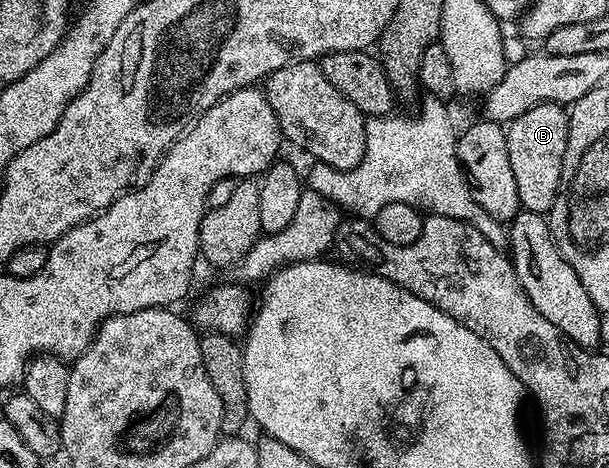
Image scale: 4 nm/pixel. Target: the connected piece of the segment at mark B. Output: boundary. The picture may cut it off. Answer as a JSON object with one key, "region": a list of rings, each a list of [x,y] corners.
{"region":[[[559,103],[534,105],[507,124],[506,149],[510,153],[510,169],[514,169],[514,185],[518,185],[518,201],[525,211],[547,213],[552,210],[560,191],[562,161],[568,140],[568,111]]]}

